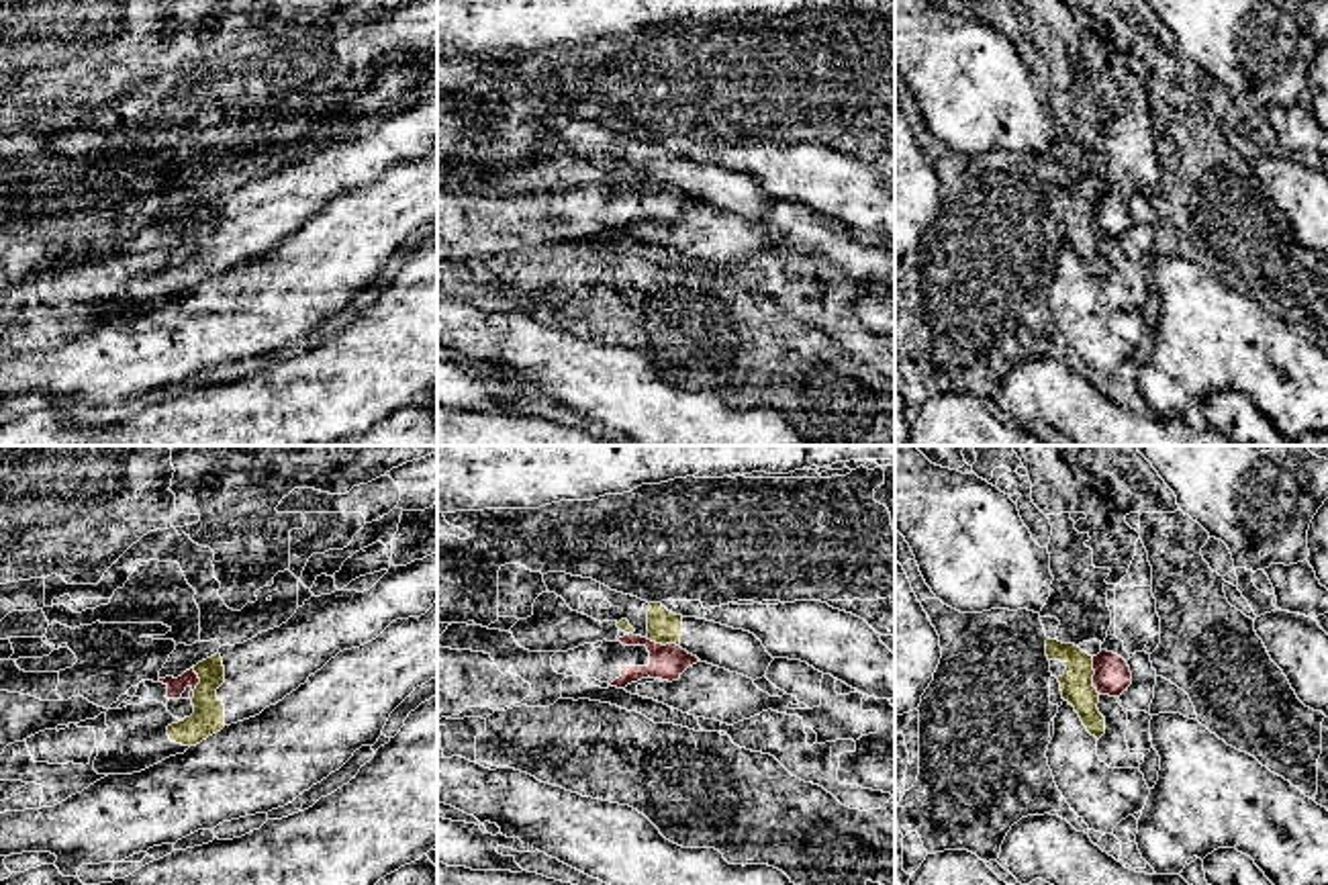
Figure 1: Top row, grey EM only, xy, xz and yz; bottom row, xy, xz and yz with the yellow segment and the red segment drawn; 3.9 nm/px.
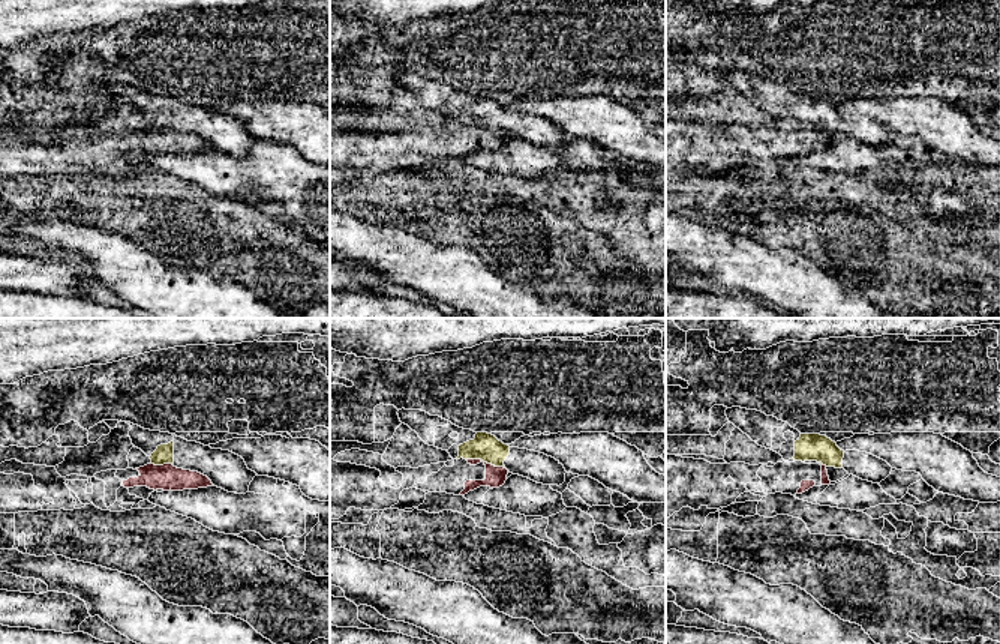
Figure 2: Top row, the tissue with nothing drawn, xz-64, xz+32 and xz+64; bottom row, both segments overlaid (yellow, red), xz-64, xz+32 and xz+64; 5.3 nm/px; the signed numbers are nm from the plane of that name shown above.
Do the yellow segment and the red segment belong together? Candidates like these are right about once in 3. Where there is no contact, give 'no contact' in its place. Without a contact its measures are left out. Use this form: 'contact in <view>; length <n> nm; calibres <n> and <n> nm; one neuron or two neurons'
contact in yz; length 160 nm; calibres 130 and 150 nm; two neurons

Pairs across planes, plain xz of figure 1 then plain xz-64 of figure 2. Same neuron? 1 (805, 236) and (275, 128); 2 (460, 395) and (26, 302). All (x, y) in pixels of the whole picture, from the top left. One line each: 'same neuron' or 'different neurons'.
1: different neurons
2: different neurons

